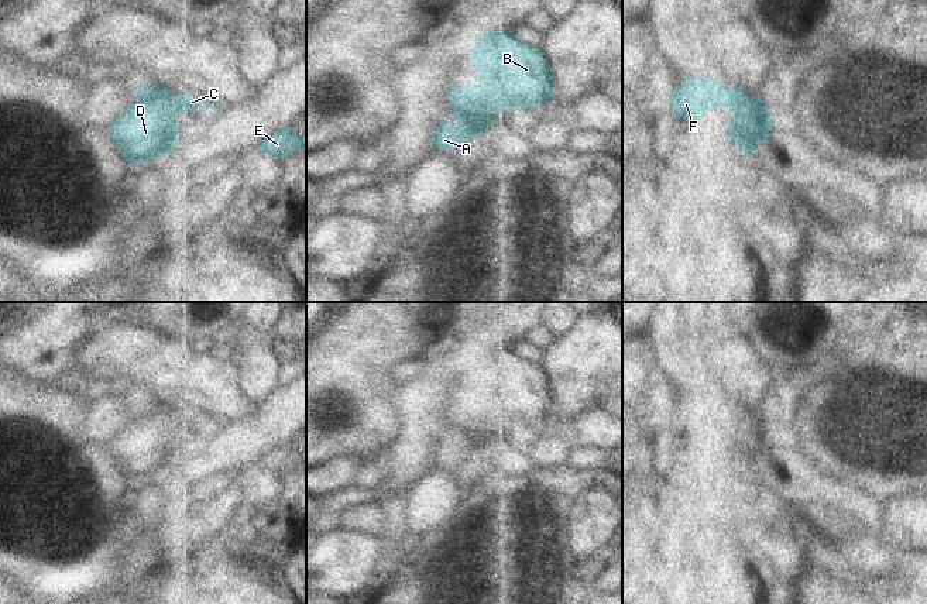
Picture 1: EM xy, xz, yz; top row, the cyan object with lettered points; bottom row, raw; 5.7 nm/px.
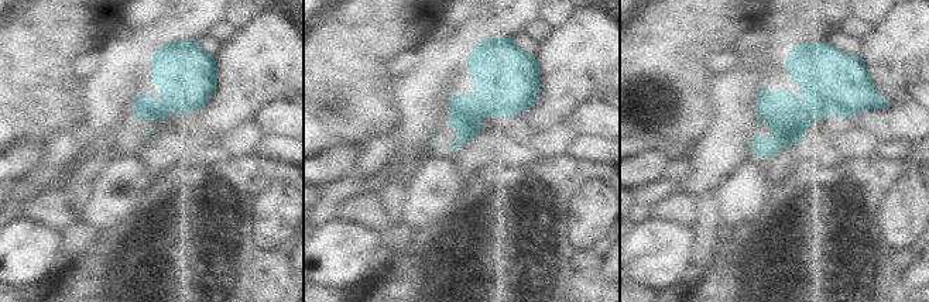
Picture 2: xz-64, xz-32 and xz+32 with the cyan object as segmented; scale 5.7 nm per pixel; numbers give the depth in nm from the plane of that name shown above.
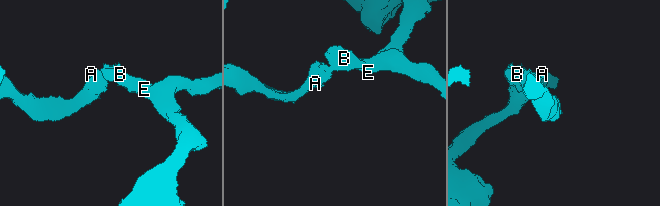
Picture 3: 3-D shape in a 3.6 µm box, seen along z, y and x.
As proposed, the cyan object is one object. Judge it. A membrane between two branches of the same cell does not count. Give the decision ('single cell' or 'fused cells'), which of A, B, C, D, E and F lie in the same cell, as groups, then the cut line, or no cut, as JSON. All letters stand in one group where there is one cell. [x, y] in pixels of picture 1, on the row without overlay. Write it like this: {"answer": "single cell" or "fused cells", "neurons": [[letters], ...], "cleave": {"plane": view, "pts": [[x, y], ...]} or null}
{"answer": "single cell", "neurons": [["A", "B", "C", "D", "E", "F"]], "cleave": null}

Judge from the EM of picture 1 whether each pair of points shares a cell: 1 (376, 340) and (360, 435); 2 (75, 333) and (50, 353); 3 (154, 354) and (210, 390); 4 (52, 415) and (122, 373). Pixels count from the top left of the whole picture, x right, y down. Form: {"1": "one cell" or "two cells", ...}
{"1": "one cell", "2": "one cell", "3": "one cell", "4": "two cells"}

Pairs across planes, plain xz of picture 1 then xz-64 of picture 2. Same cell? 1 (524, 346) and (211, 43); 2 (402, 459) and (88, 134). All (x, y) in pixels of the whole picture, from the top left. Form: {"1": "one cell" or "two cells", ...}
{"1": "one cell", "2": "one cell"}

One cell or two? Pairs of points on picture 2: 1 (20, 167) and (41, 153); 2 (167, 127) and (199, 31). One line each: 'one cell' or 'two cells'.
1: one cell
2: two cells

